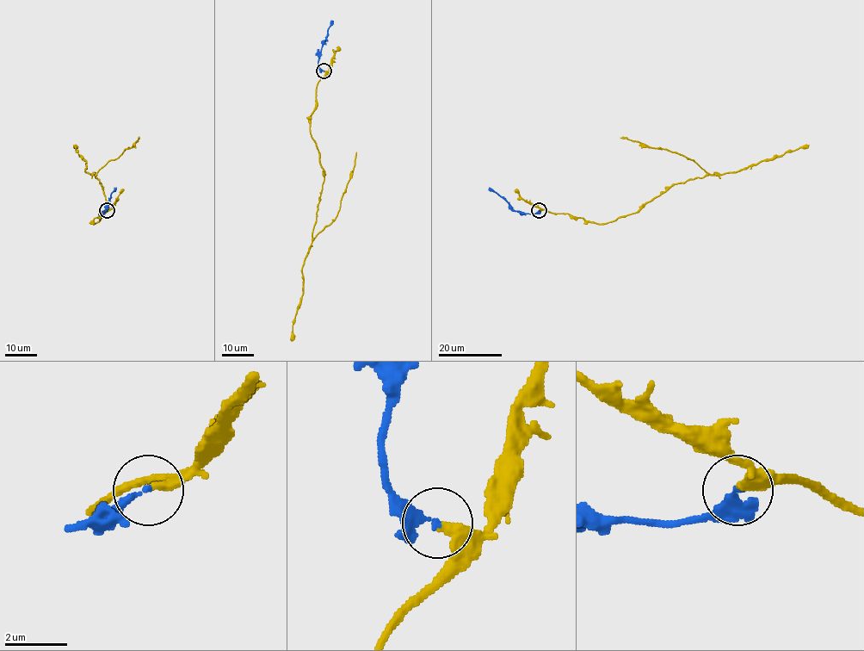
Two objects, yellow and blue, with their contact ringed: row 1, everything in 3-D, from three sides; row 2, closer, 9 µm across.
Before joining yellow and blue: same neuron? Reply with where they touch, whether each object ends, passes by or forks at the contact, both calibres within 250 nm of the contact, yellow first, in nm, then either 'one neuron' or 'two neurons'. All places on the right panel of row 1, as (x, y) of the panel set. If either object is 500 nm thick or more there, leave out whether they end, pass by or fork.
at (539, 210); yellow ends there; blue ends there; 380 nm thick on the yellow side, 240 nm on the other; one neuron

